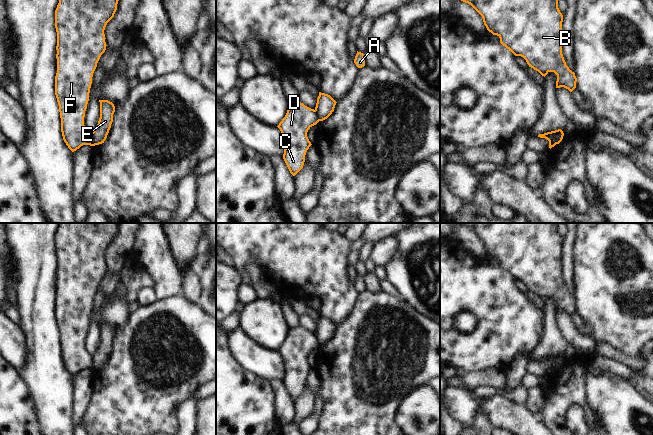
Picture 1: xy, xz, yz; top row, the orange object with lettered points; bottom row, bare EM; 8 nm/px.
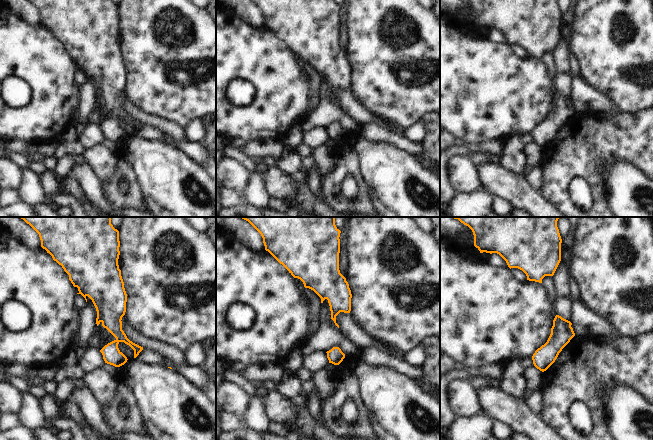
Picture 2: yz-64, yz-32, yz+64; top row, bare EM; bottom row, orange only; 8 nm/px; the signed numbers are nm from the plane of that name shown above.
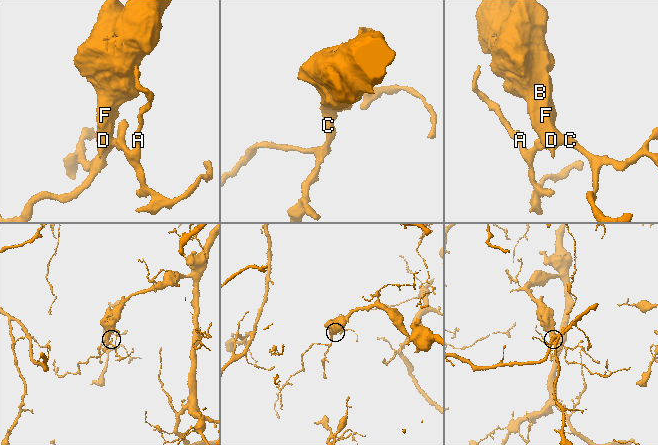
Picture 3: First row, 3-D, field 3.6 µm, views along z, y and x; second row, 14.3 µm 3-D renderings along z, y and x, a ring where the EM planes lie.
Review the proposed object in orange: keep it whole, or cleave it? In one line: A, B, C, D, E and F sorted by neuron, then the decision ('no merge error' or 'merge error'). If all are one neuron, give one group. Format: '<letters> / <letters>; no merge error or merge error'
A E / B C D F; merge error

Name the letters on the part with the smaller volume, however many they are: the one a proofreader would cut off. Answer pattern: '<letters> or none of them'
A, E.

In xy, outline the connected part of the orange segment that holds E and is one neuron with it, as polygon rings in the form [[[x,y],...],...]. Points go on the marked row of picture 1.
[[[99,100],[100,118],[93,133],[93,146],[104,143],[113,122],[115,106],[108,100]]]

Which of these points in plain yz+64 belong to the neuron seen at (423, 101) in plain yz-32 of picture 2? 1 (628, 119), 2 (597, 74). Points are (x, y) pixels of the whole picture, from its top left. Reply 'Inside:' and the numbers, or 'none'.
Inside: 2

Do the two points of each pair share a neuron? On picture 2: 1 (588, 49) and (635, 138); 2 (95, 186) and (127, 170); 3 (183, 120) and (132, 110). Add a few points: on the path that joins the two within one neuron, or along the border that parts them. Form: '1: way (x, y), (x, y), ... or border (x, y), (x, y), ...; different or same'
1: border (642, 109), (636, 112), (619, 112); different
2: border (100, 181), (103, 196), (109, 206); different
3: border (127, 98), (146, 113), (168, 119); different

